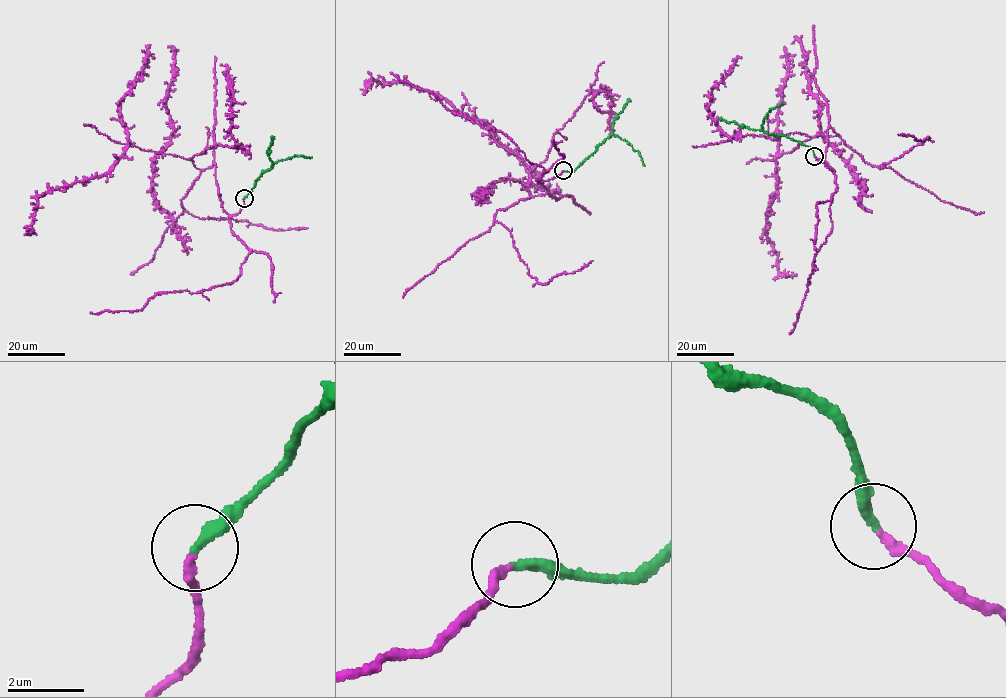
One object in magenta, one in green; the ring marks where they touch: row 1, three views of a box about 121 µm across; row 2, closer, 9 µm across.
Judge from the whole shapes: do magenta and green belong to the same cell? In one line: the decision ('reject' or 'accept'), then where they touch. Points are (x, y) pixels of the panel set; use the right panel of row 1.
accept | (814, 156)

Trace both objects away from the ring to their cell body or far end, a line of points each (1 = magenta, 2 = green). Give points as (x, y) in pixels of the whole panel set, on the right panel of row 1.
1: (815, 156), (833, 171), (831, 128), (835, 136), (775, 161), (767, 236), (792, 279)
2: (814, 156), (809, 146), (785, 136), (750, 129), (718, 118)

